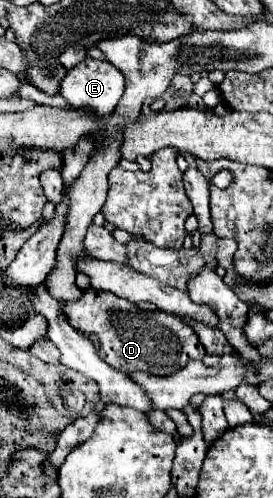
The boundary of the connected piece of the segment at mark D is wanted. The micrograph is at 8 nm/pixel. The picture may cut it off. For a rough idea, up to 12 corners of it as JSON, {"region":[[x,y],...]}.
{"region":[[106,290],[64,304],[124,374],[170,376],[206,354],[184,320]]}

